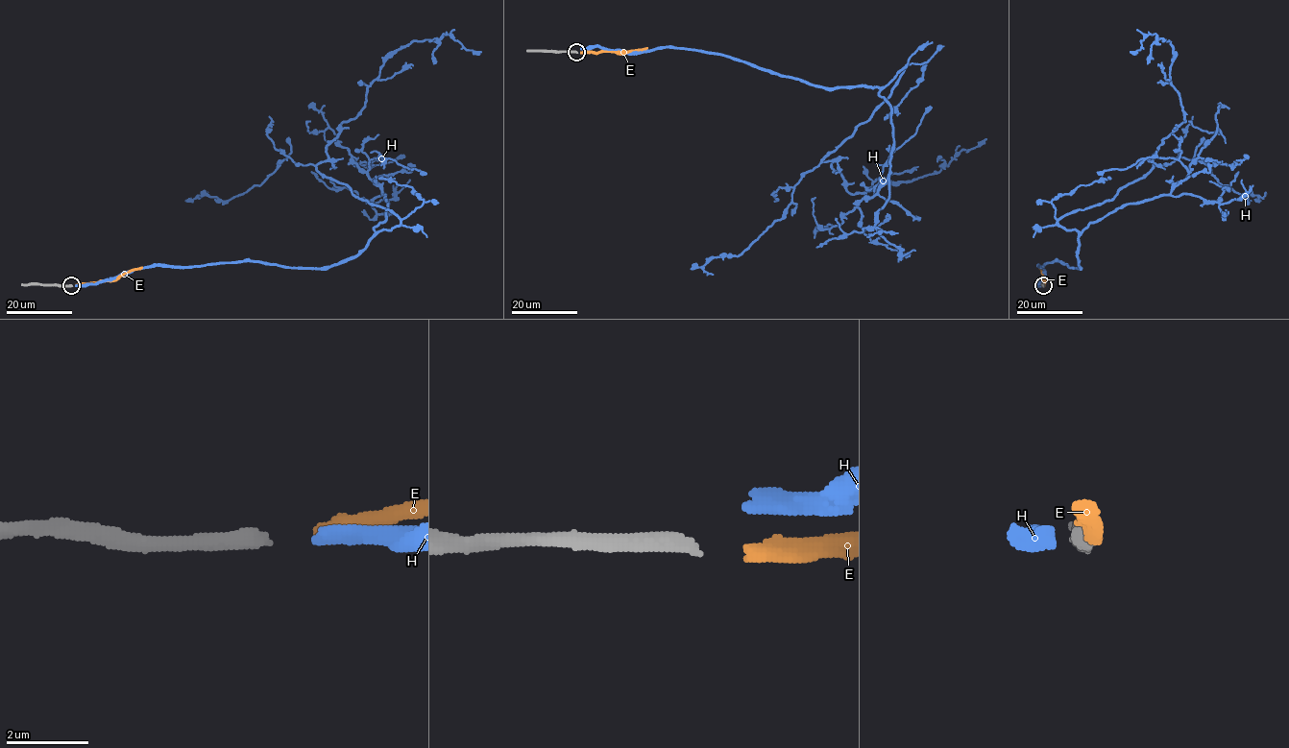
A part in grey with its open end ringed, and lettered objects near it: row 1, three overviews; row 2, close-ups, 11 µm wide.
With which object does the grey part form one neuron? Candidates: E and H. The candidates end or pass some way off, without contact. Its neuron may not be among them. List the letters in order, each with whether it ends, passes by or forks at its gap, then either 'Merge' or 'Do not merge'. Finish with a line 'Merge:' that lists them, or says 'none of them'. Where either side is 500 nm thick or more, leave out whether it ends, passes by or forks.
E: It ends there. Merge
H: It ends there. Do not merge
Merge: E

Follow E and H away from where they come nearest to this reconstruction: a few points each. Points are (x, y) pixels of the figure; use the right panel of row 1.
E: (1043, 285), (1038, 267)
H: (1040, 285), (1038, 265), (1079, 268), (1079, 232), (1057, 221), (1143, 177), (1185, 120), (1169, 41), (1130, 51)

